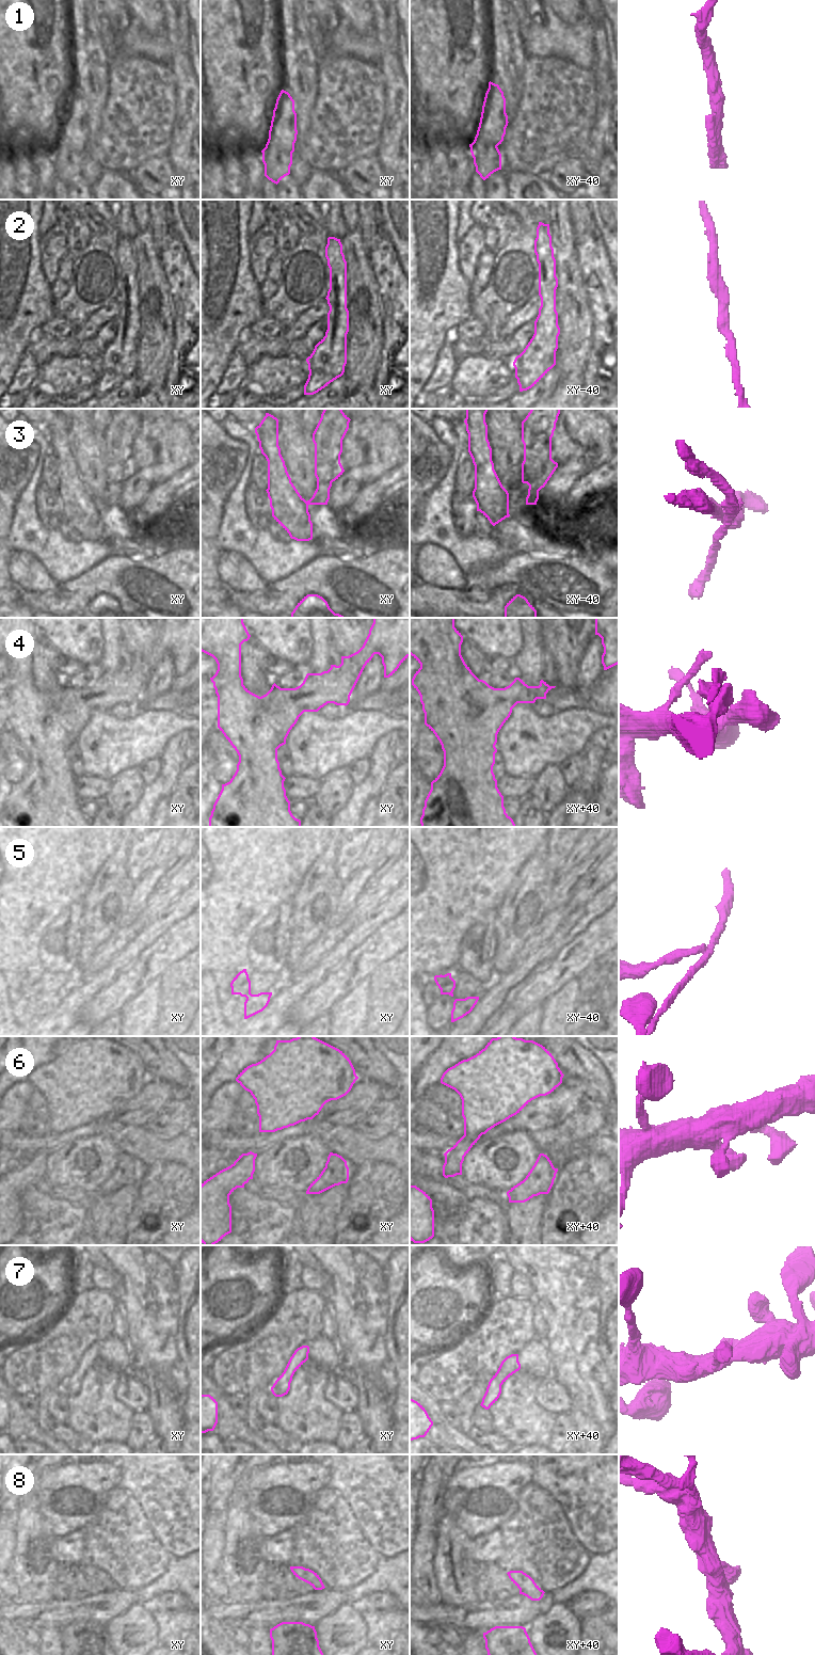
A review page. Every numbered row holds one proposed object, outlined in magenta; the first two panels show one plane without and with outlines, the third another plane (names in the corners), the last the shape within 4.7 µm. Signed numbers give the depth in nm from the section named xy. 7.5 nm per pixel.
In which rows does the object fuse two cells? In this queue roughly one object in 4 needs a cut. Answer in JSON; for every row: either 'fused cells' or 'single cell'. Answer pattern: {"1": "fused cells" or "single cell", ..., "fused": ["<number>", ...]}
{"1": "fused cells", "2": "single cell", "3": "fused cells", "4": "single cell", "5": "fused cells", "6": "single cell", "7": "single cell", "8": "single cell", "fused": ["1", "3", "5"]}

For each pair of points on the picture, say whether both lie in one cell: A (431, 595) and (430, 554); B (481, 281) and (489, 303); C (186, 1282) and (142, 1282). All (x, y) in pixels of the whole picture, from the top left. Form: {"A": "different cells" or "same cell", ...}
{"A": "different cells", "B": "different cells", "C": "different cells"}

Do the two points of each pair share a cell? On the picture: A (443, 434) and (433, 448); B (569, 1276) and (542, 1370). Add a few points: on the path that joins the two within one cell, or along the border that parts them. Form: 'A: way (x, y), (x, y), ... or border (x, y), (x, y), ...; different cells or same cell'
A: border (429, 424), (435, 435), (450, 450), (449, 463); different cells
B: border (544, 1342), (549, 1353), (553, 1374); different cells

